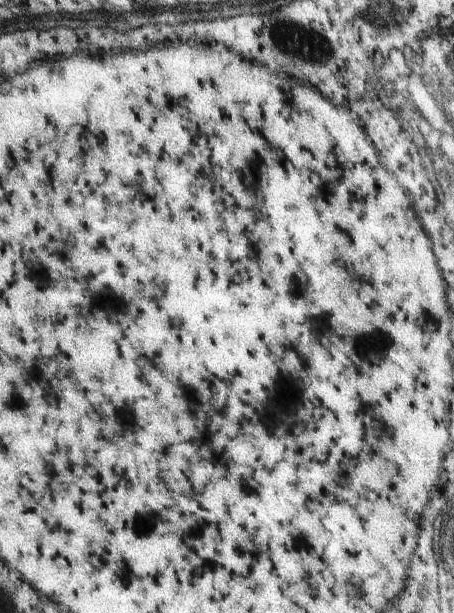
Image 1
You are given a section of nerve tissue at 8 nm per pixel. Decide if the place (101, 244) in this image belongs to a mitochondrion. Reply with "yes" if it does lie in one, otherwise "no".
no

